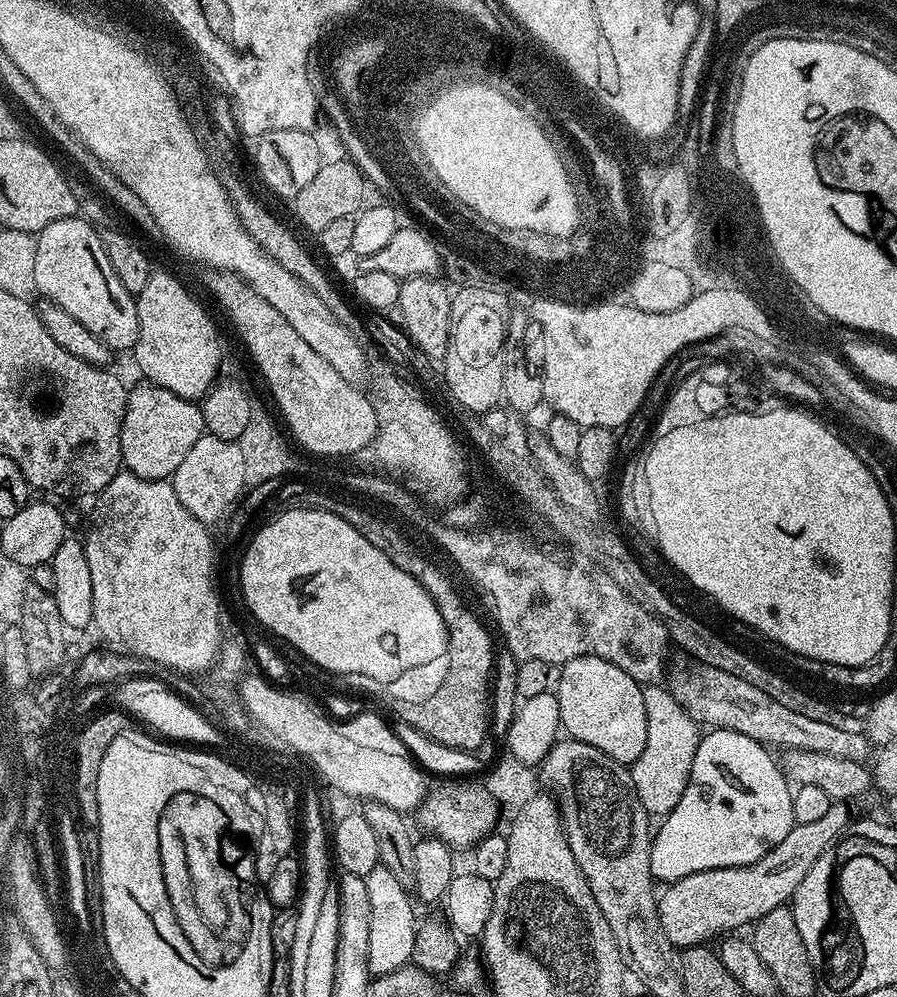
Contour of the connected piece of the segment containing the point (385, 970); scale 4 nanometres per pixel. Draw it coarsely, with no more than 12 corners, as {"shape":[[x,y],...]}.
{"shape":[[386,866],[363,878],[373,977],[411,961],[413,897]]}

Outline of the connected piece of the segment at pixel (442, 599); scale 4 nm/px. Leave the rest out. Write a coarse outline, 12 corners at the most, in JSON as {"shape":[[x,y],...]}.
{"shape":[[408,542],[385,549],[430,594],[449,673],[414,730],[475,753],[488,736],[492,640]]}

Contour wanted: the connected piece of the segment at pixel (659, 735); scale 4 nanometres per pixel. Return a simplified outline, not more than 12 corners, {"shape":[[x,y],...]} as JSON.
{"shape":[[667,687],[644,688],[646,746],[630,766],[649,817],[678,806],[701,729]]}

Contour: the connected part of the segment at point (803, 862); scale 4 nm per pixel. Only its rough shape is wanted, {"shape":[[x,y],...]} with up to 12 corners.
{"shape":[[834,802],[758,862],[658,896],[664,939],[707,945],[783,908],[850,822]]}

